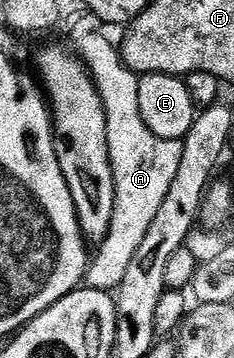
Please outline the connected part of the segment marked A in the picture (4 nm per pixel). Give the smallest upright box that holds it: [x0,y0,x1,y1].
[75,33,183,292]

